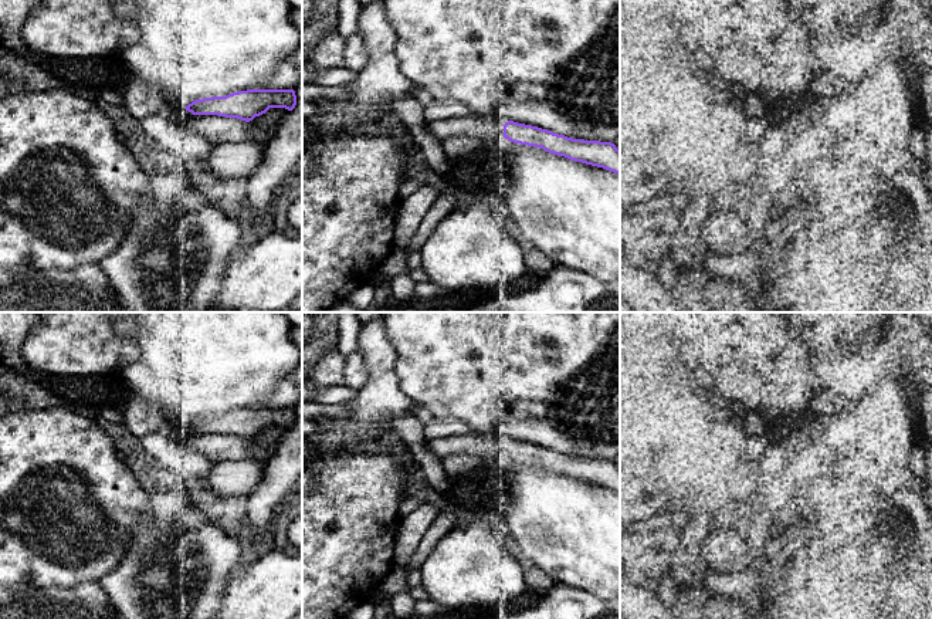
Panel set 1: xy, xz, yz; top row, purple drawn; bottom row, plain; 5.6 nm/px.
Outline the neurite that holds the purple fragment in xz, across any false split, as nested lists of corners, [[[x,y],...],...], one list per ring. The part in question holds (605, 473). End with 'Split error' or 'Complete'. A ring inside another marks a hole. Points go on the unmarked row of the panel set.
[[[489,434],[426,439],[426,447],[440,459],[451,454],[477,454],[481,459],[491,459],[504,453],[514,461],[542,466],[549,471],[620,493],[620,469],[611,460],[573,457],[538,444]]]. Split error

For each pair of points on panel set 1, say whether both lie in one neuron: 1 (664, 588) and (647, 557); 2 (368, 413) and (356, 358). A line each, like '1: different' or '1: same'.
1: different
2: different

